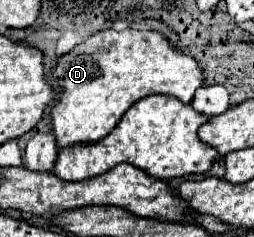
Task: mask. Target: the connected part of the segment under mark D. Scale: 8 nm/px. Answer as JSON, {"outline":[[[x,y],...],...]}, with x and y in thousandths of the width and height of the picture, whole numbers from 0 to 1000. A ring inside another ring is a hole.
{"outline":[[[394,127],[283,219],[236,236],[213,304],[236,380],[228,439],[205,456],[205,549],[236,624],[402,591],[543,422],[598,397],[661,397],[748,439],[772,380],[803,354],[780,262],[598,127]]]}

